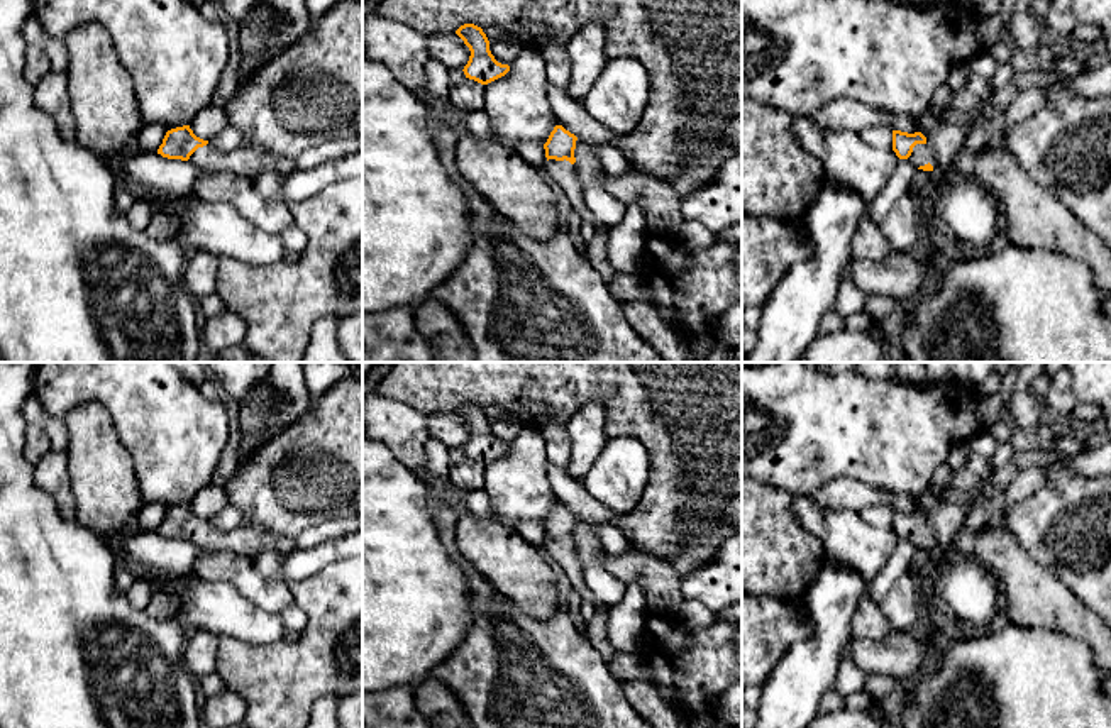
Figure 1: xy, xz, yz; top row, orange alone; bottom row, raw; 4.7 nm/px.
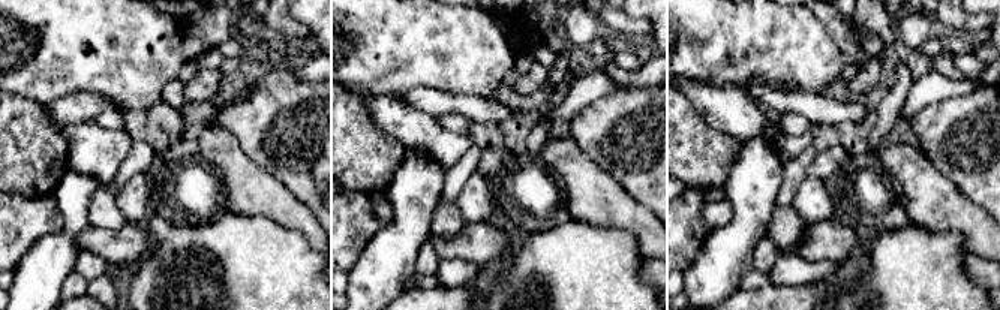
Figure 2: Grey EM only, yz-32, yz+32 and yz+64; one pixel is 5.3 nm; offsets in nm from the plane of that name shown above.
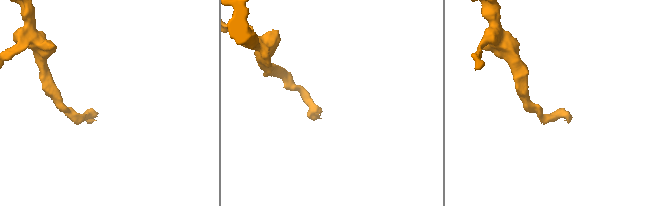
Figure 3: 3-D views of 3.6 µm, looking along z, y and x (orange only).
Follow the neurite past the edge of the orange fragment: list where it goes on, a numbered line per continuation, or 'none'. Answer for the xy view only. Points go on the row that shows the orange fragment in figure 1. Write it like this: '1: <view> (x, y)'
1: xy (246, 159)

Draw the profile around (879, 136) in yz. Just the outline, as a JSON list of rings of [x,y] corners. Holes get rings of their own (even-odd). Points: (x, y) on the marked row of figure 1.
[[[886,125],[867,127],[859,137],[871,147],[893,149],[893,129]]]

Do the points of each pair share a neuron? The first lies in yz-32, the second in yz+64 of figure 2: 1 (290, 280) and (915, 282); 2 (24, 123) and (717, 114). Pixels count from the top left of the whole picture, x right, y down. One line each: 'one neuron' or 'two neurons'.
1: one neuron
2: two neurons

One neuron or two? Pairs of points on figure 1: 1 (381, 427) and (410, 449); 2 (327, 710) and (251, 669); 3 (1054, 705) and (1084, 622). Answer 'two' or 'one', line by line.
1: one
2: two
3: two

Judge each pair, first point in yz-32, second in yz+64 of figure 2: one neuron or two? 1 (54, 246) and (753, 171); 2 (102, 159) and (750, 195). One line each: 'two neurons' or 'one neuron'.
1: one neuron
2: two neurons

